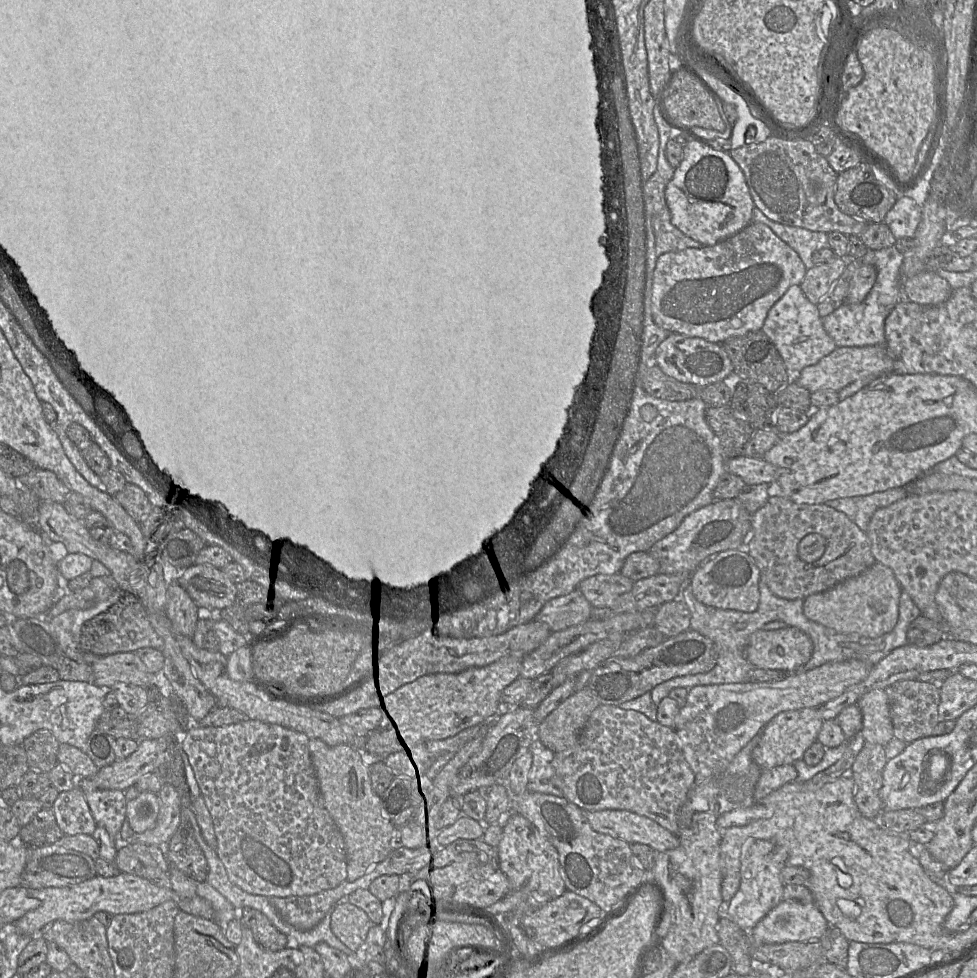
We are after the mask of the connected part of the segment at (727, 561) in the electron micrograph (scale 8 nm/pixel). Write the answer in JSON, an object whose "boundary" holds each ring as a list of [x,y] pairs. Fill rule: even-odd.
{"boundary":[[[731,549],[719,552],[701,564],[690,577],[689,587],[701,603],[724,610],[754,612],[760,601],[760,570],[749,552]]]}

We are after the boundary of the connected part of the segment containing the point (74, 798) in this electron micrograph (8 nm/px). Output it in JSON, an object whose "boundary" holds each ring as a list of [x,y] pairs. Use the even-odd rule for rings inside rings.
{"boundary":[[[80,787],[60,792],[52,809],[64,835],[93,835],[97,824]]]}

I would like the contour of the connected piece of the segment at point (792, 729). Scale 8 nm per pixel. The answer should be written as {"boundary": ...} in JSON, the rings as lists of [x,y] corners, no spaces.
{"boundary":[[[802,708],[777,714],[759,733],[758,744],[752,752],[753,761],[761,770],[766,770],[801,760],[806,750],[817,742],[823,722],[819,708]]]}

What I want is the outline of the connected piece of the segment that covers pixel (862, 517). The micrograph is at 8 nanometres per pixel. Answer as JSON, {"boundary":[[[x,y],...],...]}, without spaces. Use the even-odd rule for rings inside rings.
{"boundary":[[[898,487],[869,495],[829,500],[825,504],[843,512],[866,533],[871,518],[878,509],[887,507],[906,497],[908,497],[906,487]]]}

